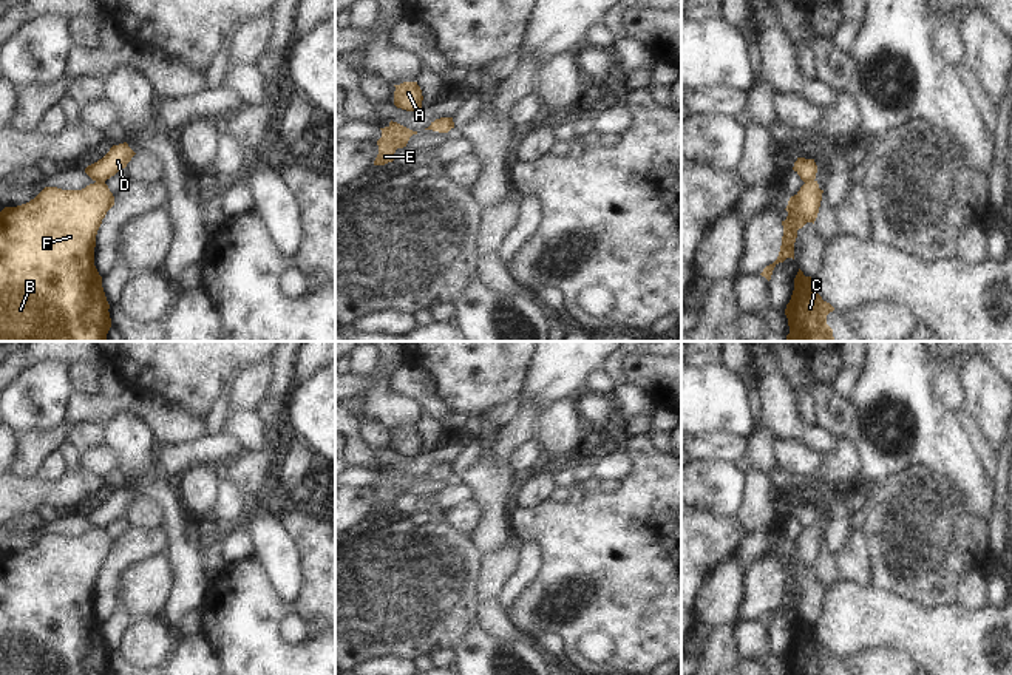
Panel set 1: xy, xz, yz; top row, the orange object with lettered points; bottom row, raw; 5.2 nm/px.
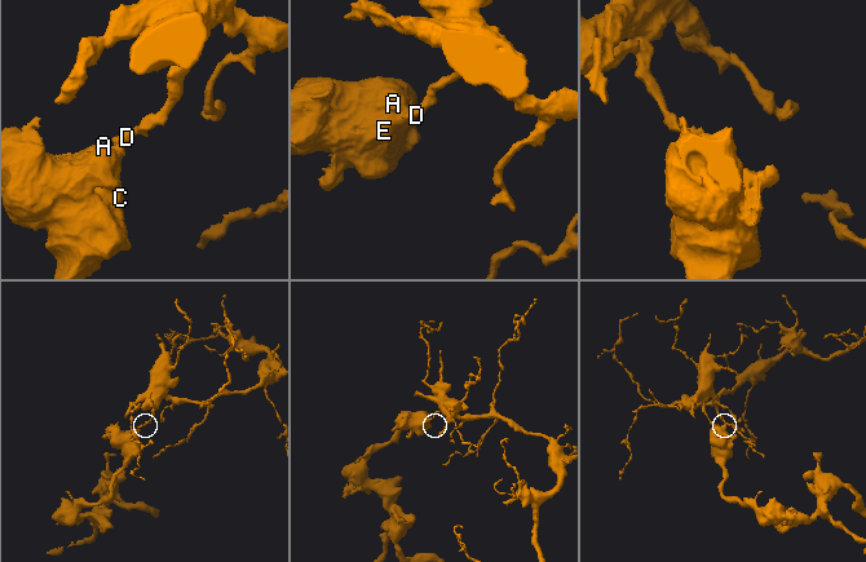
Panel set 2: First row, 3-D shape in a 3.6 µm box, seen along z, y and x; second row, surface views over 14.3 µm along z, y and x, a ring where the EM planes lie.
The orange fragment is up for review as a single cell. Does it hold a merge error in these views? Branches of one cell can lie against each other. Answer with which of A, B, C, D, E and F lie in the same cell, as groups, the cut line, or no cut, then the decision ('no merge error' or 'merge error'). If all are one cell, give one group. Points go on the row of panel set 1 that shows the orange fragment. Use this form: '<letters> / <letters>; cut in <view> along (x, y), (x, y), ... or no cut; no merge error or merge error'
A B C E F / D; cut in xy along (96, 181), (104, 183); merge error

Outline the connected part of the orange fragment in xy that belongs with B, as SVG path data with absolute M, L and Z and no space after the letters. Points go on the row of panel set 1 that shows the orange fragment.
M105 182L82 190L45 187L34 199L0 212L0 341L107 341L110 304L94 266L96 235L114 196Z

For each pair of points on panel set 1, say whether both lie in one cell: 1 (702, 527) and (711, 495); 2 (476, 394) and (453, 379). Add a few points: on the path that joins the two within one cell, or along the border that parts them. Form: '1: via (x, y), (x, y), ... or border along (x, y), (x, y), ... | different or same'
1: border along (697, 507), (731, 518) | different
2: via (470, 388), (459, 379) | same

